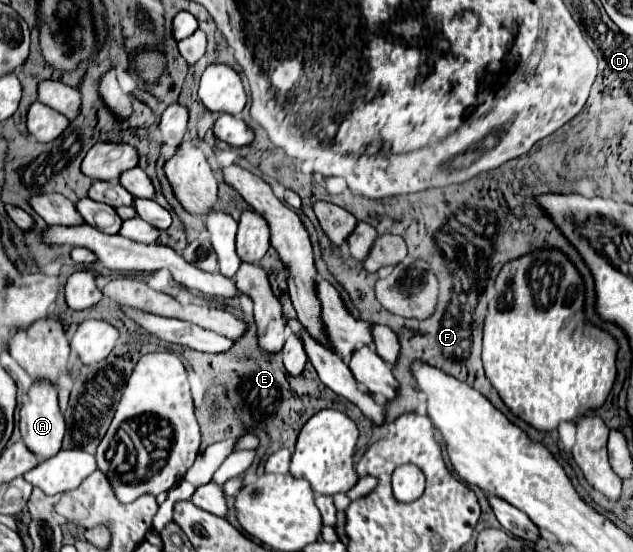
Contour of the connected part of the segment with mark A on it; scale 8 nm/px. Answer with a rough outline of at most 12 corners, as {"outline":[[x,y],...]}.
{"outline":[[36,380],[20,432],[40,462],[58,454],[66,426],[58,388]]}

